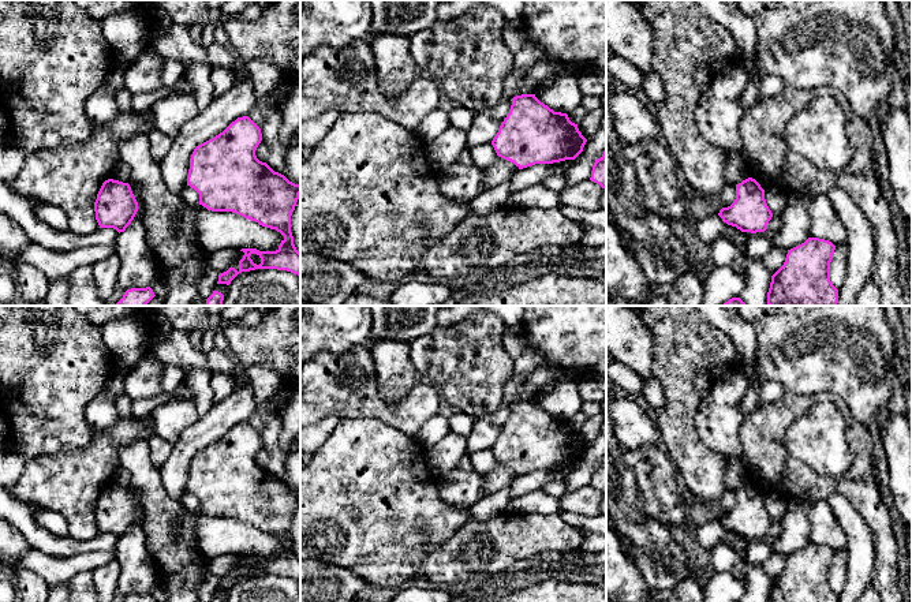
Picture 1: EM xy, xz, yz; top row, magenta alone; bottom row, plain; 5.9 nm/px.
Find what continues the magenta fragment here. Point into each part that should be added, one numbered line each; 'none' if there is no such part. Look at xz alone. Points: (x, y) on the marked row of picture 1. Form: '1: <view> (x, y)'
none

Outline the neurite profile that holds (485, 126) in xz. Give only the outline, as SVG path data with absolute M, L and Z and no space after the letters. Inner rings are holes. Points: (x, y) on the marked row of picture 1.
M545 55L528 70L512 97L502 98L494 108L476 113L467 131L468 147L490 143L509 113L512 98L522 94L534 94L541 83L553 75L556 64L556 59Z

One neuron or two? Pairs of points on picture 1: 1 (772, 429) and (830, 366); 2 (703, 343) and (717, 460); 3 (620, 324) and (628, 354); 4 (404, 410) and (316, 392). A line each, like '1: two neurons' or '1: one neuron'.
1: two neurons
2: one neuron
3: one neuron
4: one neuron

